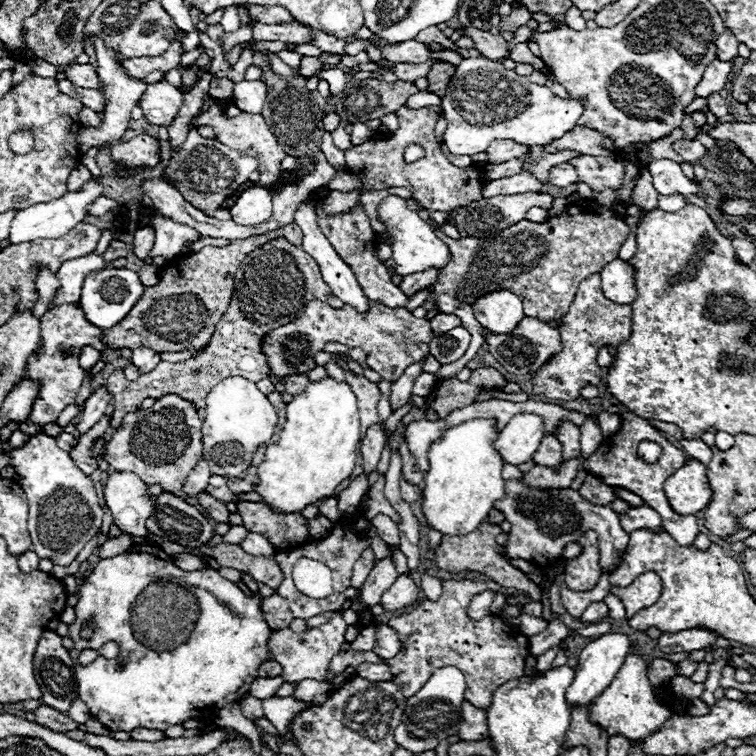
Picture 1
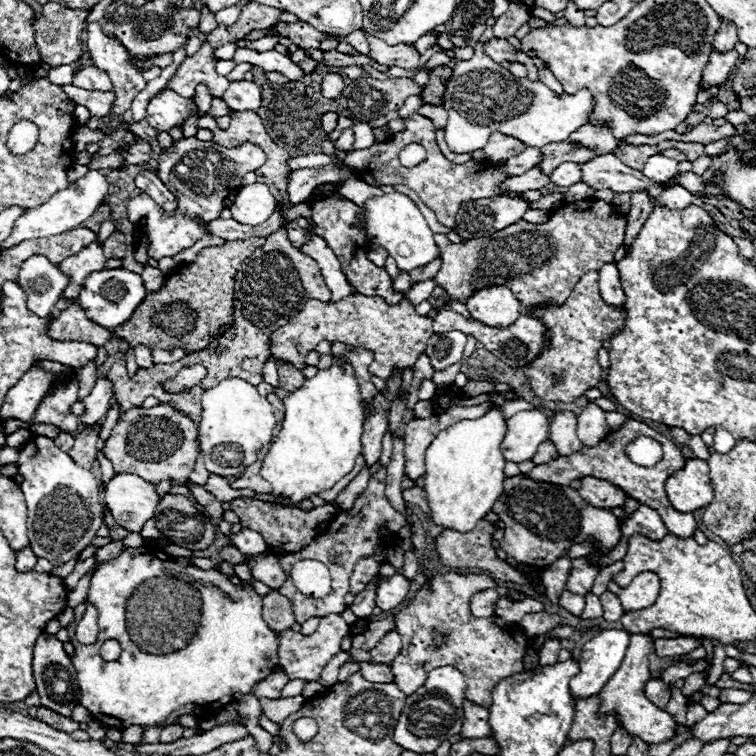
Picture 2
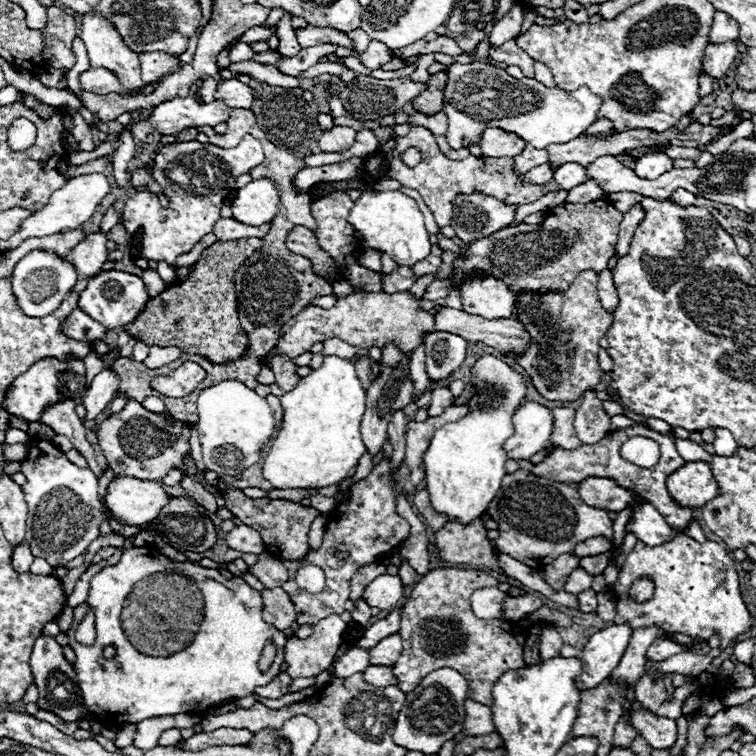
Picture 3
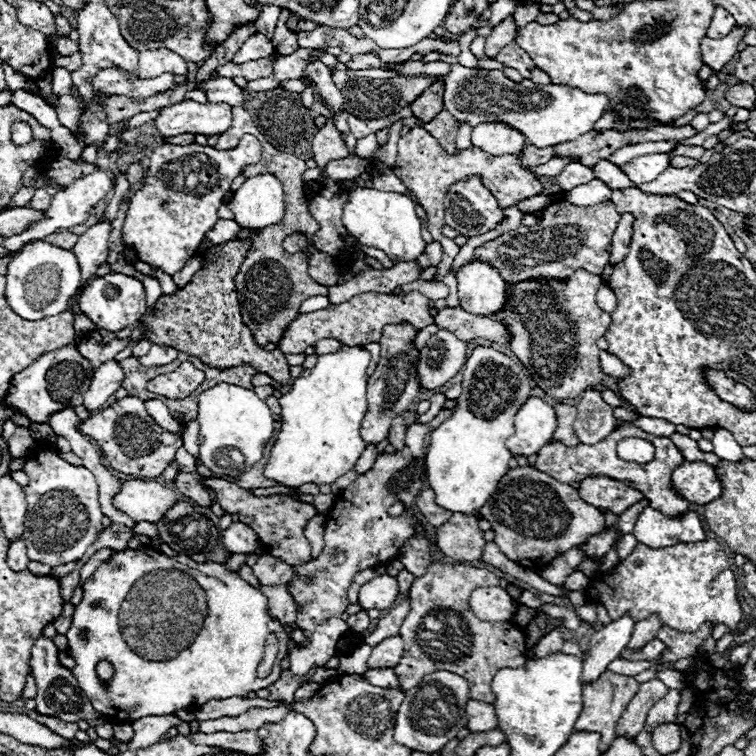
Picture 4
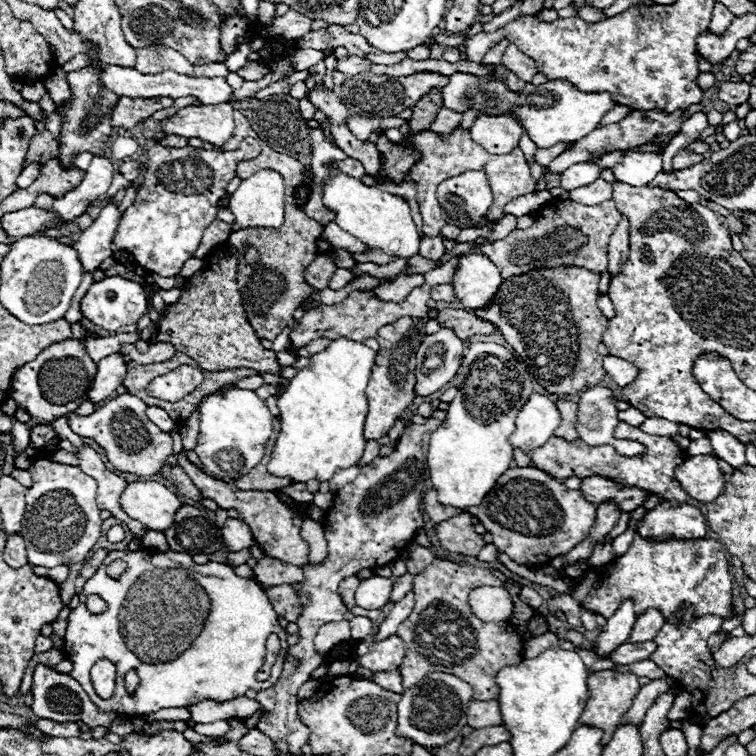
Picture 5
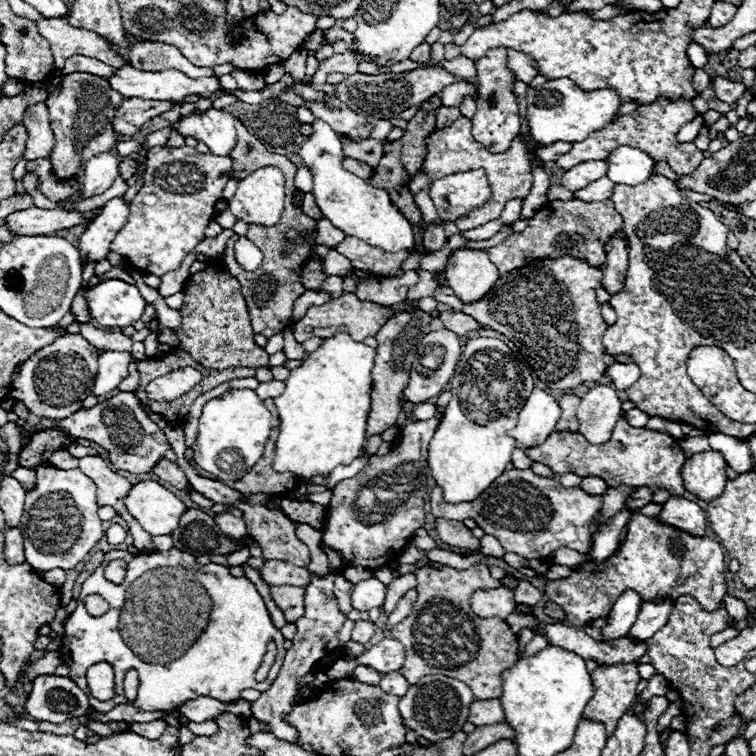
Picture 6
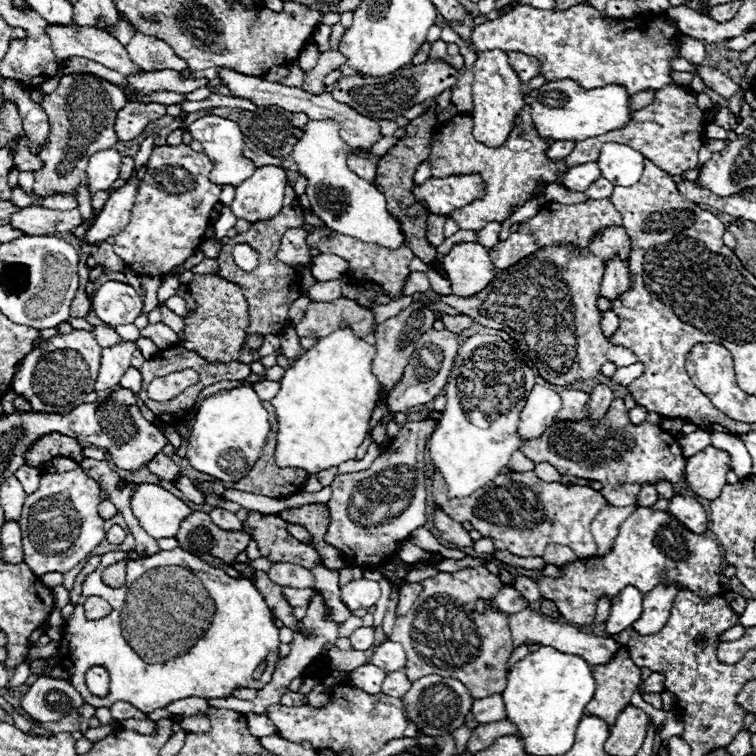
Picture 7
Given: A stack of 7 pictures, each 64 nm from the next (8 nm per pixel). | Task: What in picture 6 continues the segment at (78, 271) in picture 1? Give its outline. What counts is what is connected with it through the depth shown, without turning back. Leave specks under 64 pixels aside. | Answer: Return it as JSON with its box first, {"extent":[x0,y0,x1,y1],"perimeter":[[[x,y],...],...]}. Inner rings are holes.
{"extent":[78,196,130,262],"perimeter":[[[116,196],[108,200],[102,206],[100,216],[80,236],[78,244],[80,244],[82,260],[94,260],[94,262],[104,260],[112,238],[120,232],[122,224],[126,224],[128,214],[130,214],[130,206],[124,202],[124,196]]]}

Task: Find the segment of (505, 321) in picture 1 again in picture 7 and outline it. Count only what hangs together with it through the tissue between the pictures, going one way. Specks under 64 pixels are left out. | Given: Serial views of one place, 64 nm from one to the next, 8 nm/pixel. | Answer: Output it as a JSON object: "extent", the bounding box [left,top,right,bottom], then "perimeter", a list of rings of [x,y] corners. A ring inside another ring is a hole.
{"extent":[442,242,496,296],"perimeter":[[[478,242],[454,244],[444,256],[442,268],[452,284],[452,292],[458,296],[478,294],[496,276],[488,250]]]}

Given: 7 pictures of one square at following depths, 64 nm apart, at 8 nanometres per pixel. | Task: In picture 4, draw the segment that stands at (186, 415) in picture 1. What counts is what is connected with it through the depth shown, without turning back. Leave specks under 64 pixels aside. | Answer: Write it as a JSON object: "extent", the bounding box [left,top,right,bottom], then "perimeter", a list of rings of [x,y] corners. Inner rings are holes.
{"extent":[78,396,182,478],"perimeter":[[[126,396],[104,408],[102,412],[96,412],[90,418],[82,420],[78,424],[78,430],[84,436],[96,440],[96,444],[102,448],[104,456],[108,456],[108,462],[114,470],[138,478],[160,476],[164,468],[174,460],[176,448],[182,446],[182,438],[160,428],[144,410],[144,402],[134,396]]]}

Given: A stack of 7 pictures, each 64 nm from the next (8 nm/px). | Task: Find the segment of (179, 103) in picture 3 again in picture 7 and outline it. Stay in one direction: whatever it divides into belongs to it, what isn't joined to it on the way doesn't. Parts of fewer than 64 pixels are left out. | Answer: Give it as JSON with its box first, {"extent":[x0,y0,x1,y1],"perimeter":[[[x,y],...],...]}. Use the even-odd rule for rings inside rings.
{"extent":[186,116,254,186],"perimeter":[[[204,116],[204,118],[198,118],[194,120],[188,128],[186,128],[194,140],[198,140],[206,152],[208,152],[208,158],[214,162],[214,168],[210,172],[210,182],[214,184],[220,184],[220,186],[238,186],[242,184],[242,180],[246,180],[248,176],[252,176],[254,172],[254,164],[252,160],[248,160],[246,156],[242,156],[242,146],[244,146],[244,136],[240,132],[240,128],[232,122],[232,120],[226,120],[226,118],[220,118],[220,116]]]}

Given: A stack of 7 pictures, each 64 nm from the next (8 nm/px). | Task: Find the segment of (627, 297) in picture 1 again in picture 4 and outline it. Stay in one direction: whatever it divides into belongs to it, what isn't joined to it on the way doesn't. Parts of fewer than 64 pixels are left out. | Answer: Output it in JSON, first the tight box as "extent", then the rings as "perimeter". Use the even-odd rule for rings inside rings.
{"extent":[596,284,616,314],"perimeter":[[[602,284],[600,290],[598,290],[598,294],[596,294],[596,304],[598,304],[604,312],[612,314],[614,308],[616,308],[616,296],[614,296],[614,292],[612,292],[608,286]]]}

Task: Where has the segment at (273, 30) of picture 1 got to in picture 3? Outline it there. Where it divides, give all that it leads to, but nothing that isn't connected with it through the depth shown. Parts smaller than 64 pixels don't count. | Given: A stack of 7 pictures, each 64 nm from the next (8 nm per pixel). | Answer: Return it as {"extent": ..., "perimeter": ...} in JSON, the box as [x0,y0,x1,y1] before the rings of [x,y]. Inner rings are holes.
{"extent":[296,26,356,50],"perimeter":[[[314,26],[300,28],[300,30],[296,30],[296,38],[298,38],[298,44],[302,48],[318,46],[318,44],[336,44],[336,46],[342,46],[346,50],[356,50],[356,46],[348,38],[348,34],[338,32],[334,28],[314,28]]]}

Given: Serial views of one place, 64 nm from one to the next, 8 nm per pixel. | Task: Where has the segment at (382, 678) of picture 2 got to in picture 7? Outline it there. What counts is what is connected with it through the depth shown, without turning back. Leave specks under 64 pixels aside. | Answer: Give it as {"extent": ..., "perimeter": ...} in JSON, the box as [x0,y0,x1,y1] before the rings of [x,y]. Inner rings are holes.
{"extent":[382,670,412,698],"perimeter":[[[398,670],[398,672],[386,674],[386,680],[382,684],[382,692],[388,696],[402,698],[410,690],[410,686],[412,686],[412,682],[408,680],[408,676],[402,670]]]}

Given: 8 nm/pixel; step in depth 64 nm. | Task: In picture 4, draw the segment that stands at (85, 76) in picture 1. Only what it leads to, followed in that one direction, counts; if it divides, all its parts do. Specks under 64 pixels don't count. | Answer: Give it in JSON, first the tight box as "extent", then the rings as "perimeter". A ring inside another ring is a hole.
{"extent":[94,68,188,98],"perimeter":[[[106,68],[100,70],[94,76],[94,90],[100,90],[104,94],[114,94],[114,96],[130,96],[130,98],[148,98],[158,92],[166,92],[170,88],[176,88],[180,82],[188,84],[186,76],[166,72],[156,78],[134,78],[120,68]]]}

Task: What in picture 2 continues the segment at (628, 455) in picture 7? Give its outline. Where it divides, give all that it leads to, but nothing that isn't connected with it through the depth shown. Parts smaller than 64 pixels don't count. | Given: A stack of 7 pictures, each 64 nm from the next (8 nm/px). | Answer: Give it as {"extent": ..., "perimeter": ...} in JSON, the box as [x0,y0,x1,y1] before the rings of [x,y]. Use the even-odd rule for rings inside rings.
{"extent":[528,418,696,538],"perimeter":[[[628,418],[626,426],[610,432],[606,436],[606,440],[602,440],[602,444],[594,446],[594,448],[582,448],[578,452],[574,452],[574,456],[558,456],[546,464],[538,464],[534,466],[528,476],[532,480],[540,480],[540,482],[550,482],[550,484],[562,484],[562,486],[568,486],[572,480],[576,478],[586,478],[586,476],[594,476],[594,478],[602,478],[602,480],[610,480],[612,484],[618,484],[618,488],[624,488],[624,492],[628,492],[632,498],[636,498],[640,504],[648,504],[652,506],[654,510],[658,510],[658,514],[662,516],[666,528],[678,536],[684,536],[684,538],[690,538],[696,530],[696,518],[692,514],[684,514],[684,512],[678,512],[676,508],[672,508],[668,496],[666,496],[666,490],[664,490],[664,482],[670,474],[674,474],[678,468],[682,468],[686,464],[686,460],[682,458],[682,452],[680,448],[668,440],[666,436],[662,436],[660,432],[652,430],[648,424],[644,422],[638,422],[638,420],[632,420]],[[638,436],[650,436],[654,440],[658,440],[664,448],[664,456],[662,456],[662,462],[658,462],[658,466],[652,466],[652,474],[650,474],[650,468],[642,468],[638,464],[634,464],[630,458],[626,458],[624,454],[624,448],[626,444],[632,440],[632,438],[638,438]]]}

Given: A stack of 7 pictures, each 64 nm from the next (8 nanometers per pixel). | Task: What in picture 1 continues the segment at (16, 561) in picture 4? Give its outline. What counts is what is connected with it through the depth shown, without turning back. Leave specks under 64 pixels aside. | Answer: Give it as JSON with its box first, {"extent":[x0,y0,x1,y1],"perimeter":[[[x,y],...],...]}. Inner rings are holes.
{"extent":[18,550,40,574],"perimeter":[[[32,550],[24,552],[22,556],[18,556],[18,568],[20,568],[20,572],[26,572],[26,574],[32,572],[32,570],[36,570],[38,562],[40,562],[40,558]]]}

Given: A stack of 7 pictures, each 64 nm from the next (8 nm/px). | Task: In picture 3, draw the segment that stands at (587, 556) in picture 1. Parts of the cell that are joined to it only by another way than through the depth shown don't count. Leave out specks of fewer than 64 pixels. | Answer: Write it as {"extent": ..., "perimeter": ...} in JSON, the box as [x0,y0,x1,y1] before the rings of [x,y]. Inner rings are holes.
{"extent":[564,566,594,594],"perimeter":[[[578,566],[578,568],[568,576],[568,582],[564,584],[564,590],[570,592],[570,594],[578,594],[578,592],[582,592],[582,590],[592,588],[592,580],[594,580],[594,576],[590,576],[584,568]]]}

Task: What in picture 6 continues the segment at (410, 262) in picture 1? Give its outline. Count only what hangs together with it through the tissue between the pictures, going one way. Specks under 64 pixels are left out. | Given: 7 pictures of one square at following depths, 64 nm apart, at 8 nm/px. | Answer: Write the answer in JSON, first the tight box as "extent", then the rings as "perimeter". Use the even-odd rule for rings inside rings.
{"extent":[298,120,414,252],"perimeter":[[[322,120],[312,122],[312,134],[308,140],[300,146],[298,156],[302,158],[304,166],[310,170],[314,186],[312,194],[316,198],[316,204],[326,220],[332,222],[338,230],[342,230],[346,236],[354,236],[364,240],[366,244],[378,246],[386,252],[398,252],[408,250],[414,252],[414,232],[410,222],[398,212],[396,206],[390,204],[390,198],[384,190],[370,186],[366,180],[354,176],[352,172],[346,172],[342,168],[342,140],[340,136],[330,128],[330,124]]]}

